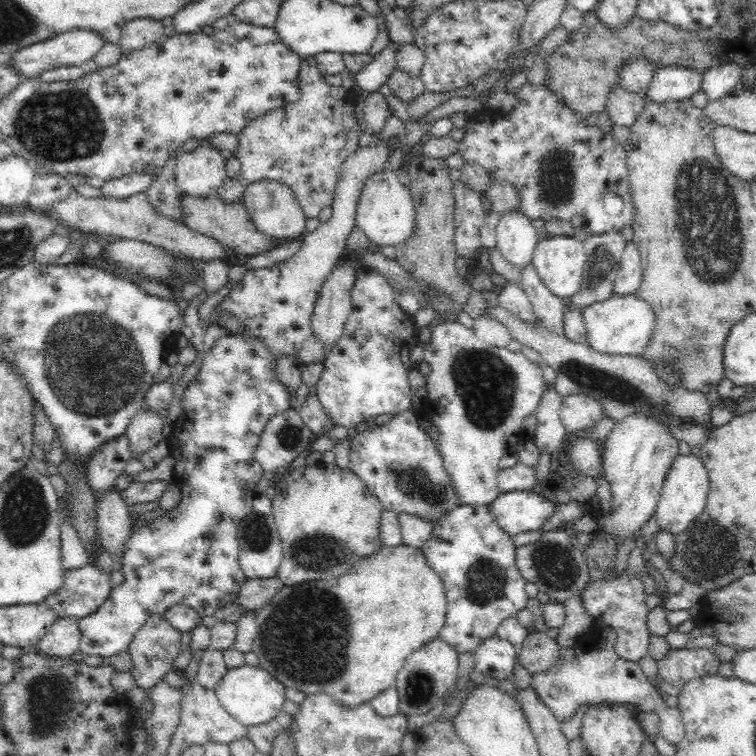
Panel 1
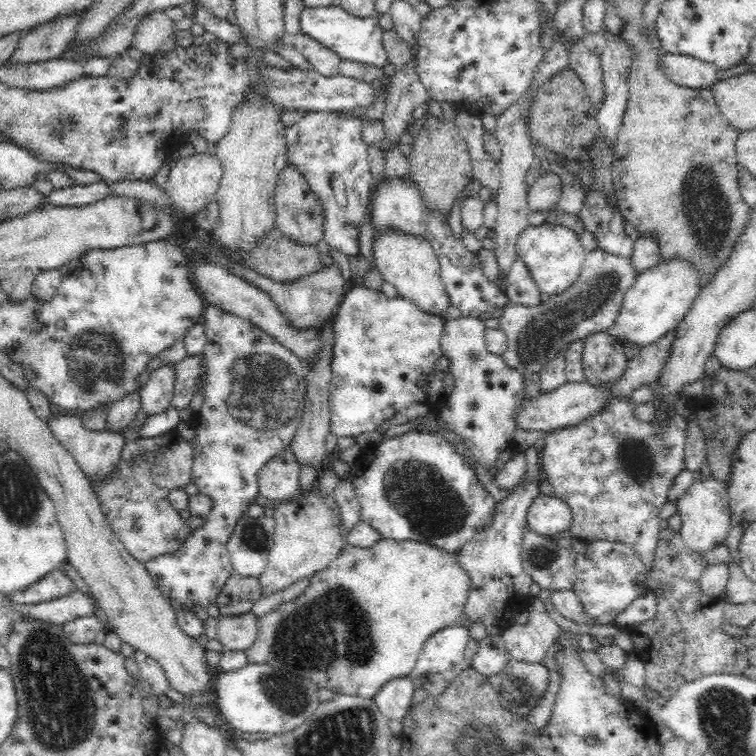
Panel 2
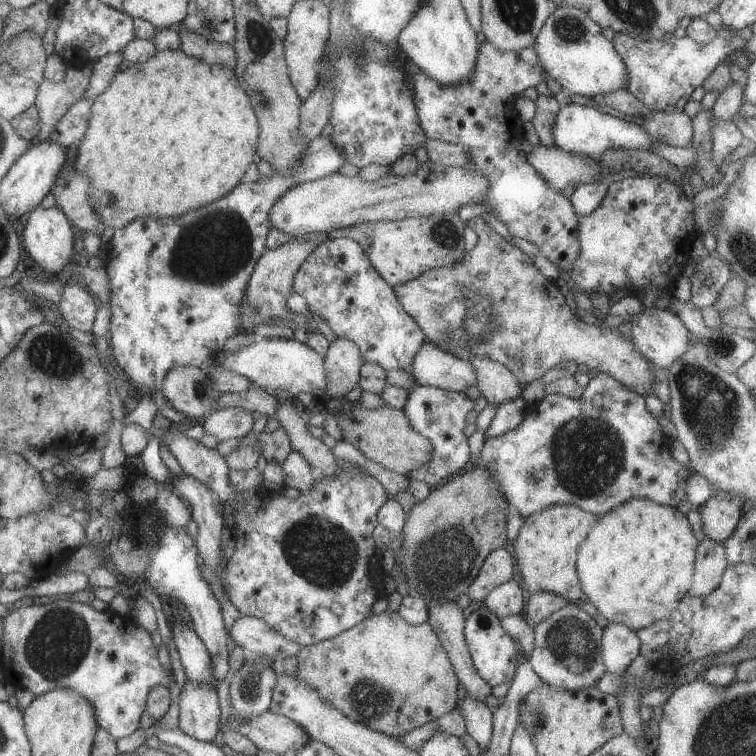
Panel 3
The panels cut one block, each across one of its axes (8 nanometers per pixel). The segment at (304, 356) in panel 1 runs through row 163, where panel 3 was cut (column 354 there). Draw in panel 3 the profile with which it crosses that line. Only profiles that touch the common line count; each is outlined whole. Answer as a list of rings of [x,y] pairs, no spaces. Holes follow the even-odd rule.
[[[347,338],[333,339],[327,348],[326,354],[323,357],[325,366],[325,376],[327,376],[327,395],[323,398],[328,401],[332,398],[342,399],[359,380],[359,368],[363,362],[359,348],[355,344],[351,343],[351,340]]]

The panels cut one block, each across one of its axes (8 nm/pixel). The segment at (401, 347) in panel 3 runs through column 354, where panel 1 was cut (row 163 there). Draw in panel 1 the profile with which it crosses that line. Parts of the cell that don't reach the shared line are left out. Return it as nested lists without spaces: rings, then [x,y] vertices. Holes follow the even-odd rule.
[[[314,57],[304,59],[302,66],[299,78],[301,88],[299,101],[277,108],[275,111],[268,111],[258,119],[251,120],[243,132],[237,135],[240,138],[240,145],[234,155],[240,161],[245,183],[268,179],[286,184],[294,191],[305,218],[310,219],[318,218],[318,214],[325,206],[332,206],[341,168],[346,159],[355,154],[364,130],[355,117],[355,102],[360,96],[359,90],[354,86],[327,84],[322,79]]]

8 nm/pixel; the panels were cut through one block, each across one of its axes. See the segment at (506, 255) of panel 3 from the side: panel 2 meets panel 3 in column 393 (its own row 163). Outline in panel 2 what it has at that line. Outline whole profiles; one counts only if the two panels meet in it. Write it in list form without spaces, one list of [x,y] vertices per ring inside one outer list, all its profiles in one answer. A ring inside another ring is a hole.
[[[287,161],[275,188],[276,228],[288,238],[304,246],[318,246],[324,240],[324,207],[320,197],[312,191],[304,173]]]

